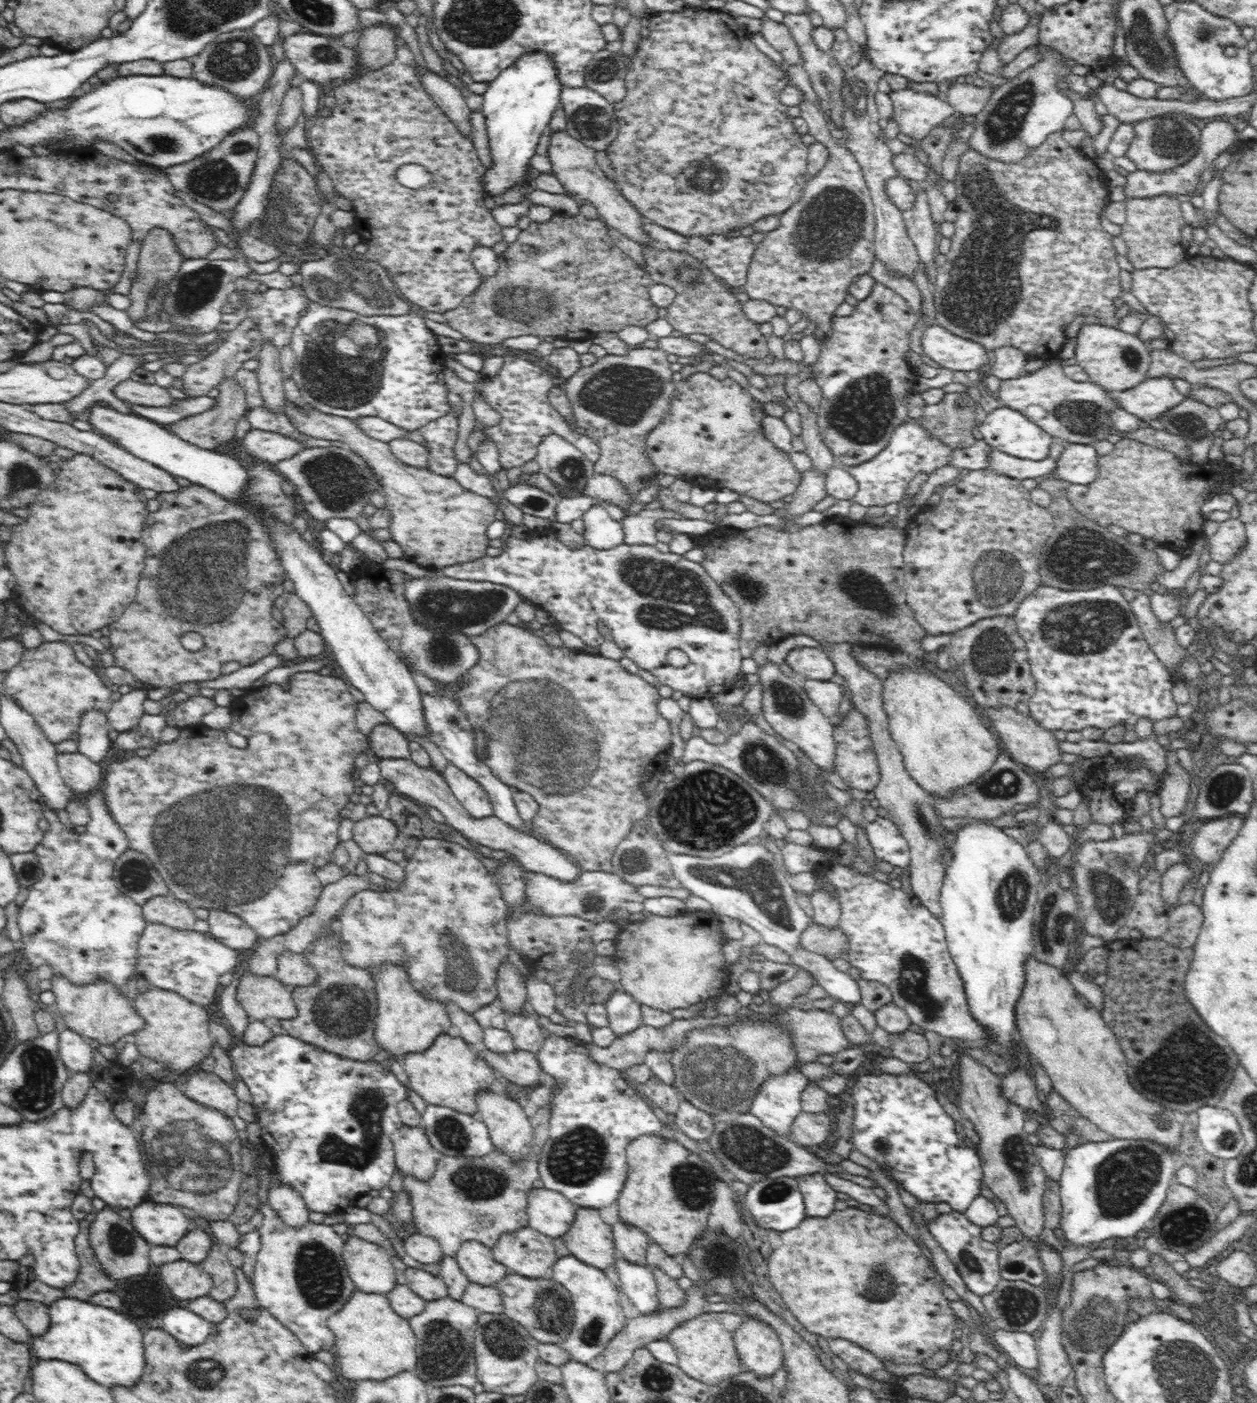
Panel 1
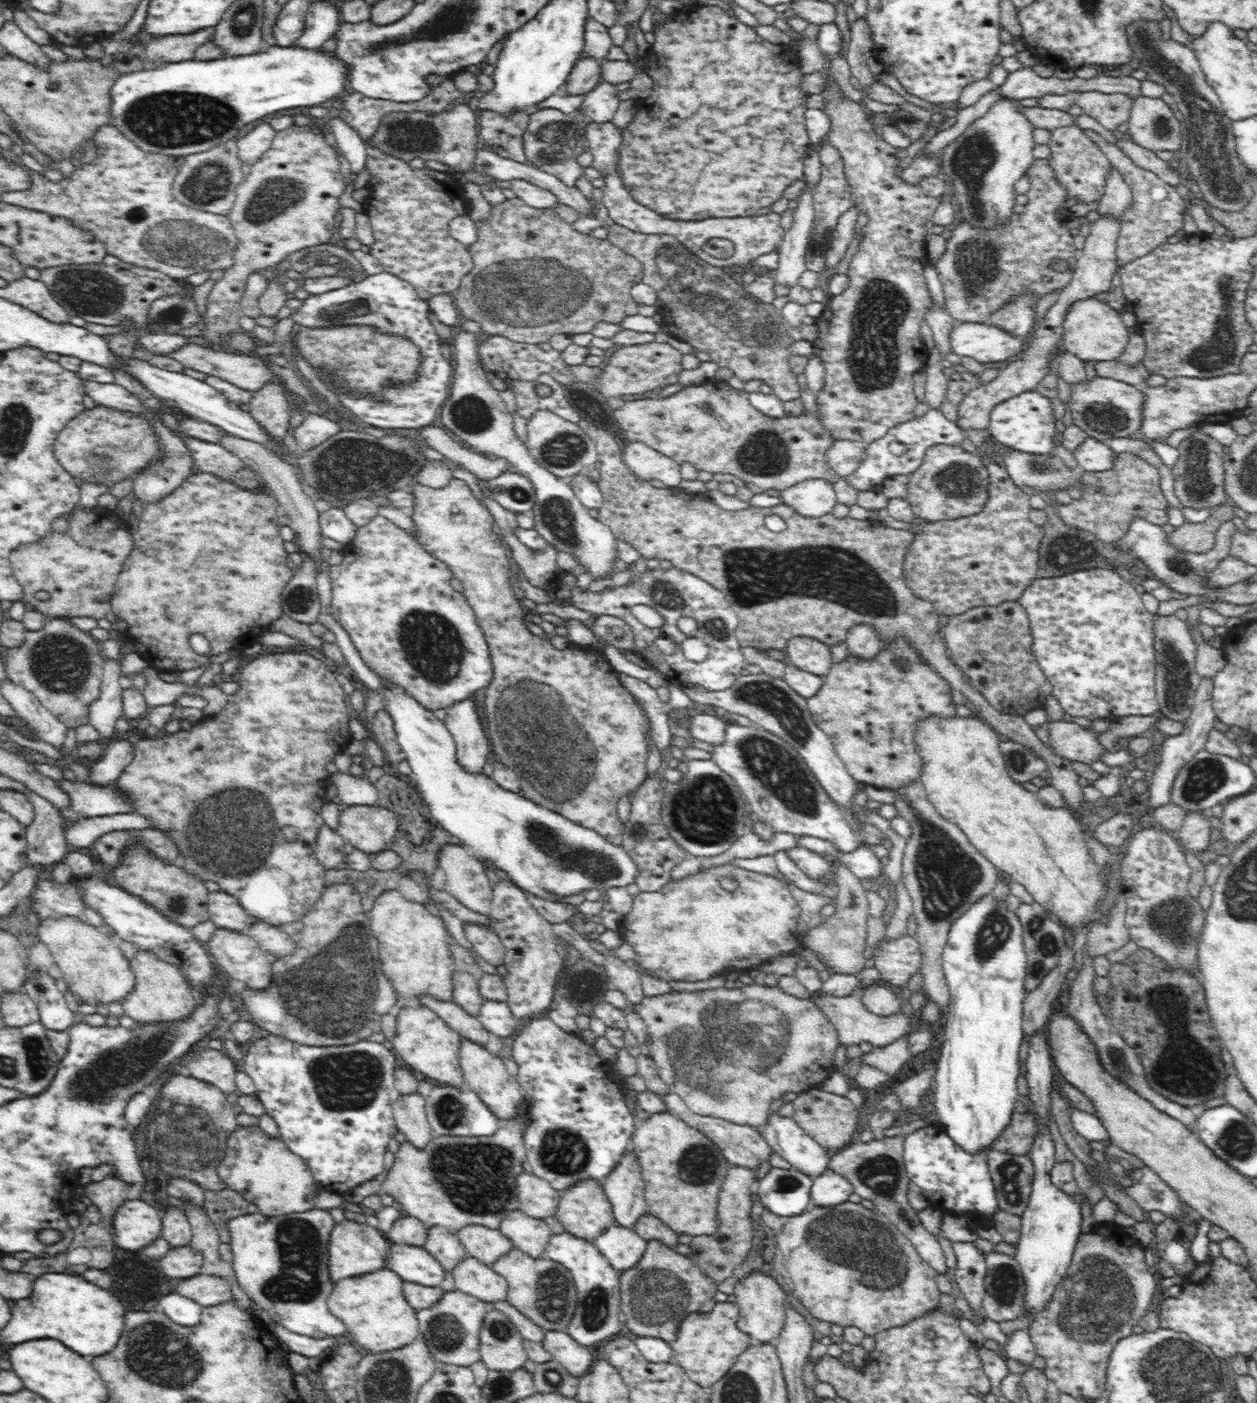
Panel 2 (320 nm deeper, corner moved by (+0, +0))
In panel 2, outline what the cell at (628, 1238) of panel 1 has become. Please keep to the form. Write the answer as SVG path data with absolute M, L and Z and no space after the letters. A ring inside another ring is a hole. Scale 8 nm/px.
M631 1147L608 1179L602 1180L602 1187L612 1205L617 1224L634 1230L638 1217L647 1212L647 1204L640 1167Z

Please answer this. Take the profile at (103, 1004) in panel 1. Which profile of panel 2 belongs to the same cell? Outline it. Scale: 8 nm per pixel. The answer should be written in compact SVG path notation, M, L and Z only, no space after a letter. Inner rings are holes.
M44 914L37 926L37 937L46 944L54 962L60 964L64 980L68 980L68 988L75 996L82 998L82 1002L118 1002L135 991L135 975L117 939L112 938L105 930L90 925L83 917Z

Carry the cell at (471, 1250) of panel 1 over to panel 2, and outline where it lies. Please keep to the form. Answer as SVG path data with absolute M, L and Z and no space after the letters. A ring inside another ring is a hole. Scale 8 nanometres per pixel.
M471 1224L457 1232L460 1242L468 1256L491 1266L513 1249L510 1237L504 1236L500 1229L491 1229L479 1224Z

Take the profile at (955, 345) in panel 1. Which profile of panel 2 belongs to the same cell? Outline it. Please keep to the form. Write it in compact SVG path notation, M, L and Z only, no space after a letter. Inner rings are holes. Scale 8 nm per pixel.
M986 323L955 325L948 334L949 350L980 363L1013 360L1023 352L1026 341Z

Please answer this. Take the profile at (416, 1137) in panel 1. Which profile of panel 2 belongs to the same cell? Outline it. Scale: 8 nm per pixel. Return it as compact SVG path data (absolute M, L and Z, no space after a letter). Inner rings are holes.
M417 1091L400 1094L394 1104L397 1130L404 1133L406 1140L417 1150L423 1150L434 1135L425 1108L425 1098Z

